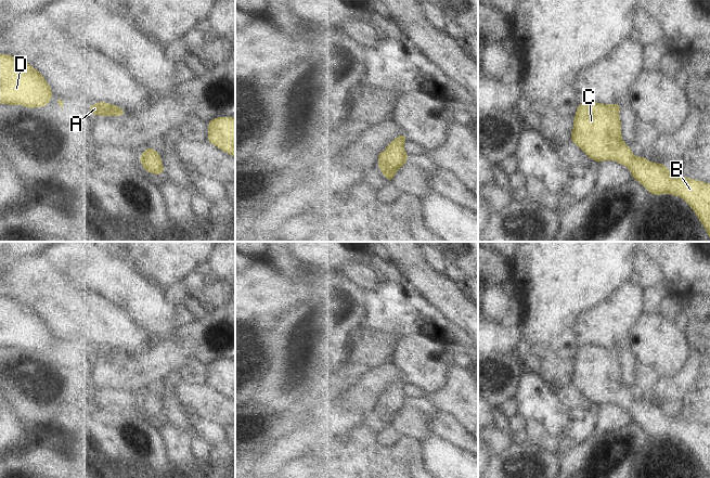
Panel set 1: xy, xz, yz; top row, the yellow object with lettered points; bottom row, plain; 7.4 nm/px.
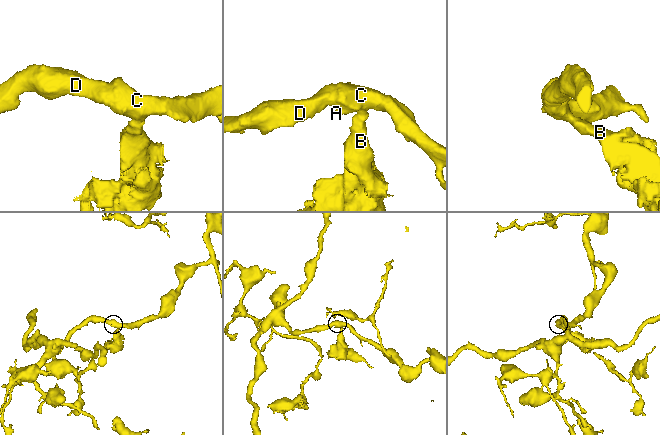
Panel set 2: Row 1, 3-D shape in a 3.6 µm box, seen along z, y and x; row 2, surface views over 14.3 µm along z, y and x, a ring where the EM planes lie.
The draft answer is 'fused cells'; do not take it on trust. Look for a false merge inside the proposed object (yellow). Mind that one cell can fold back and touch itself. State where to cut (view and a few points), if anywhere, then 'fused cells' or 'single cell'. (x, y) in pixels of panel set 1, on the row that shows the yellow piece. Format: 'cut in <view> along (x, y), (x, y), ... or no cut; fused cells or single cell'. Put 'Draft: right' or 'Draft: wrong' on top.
Draft: wrong
no cut; single cell

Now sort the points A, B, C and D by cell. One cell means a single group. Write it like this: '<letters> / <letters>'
A B C D

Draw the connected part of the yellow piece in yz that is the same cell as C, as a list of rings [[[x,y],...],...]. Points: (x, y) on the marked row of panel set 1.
[[[619,102],[612,105],[580,103],[570,135],[572,143],[597,164],[610,159],[624,165],[649,194],[668,193],[684,198],[710,237],[710,183],[682,177],[668,170],[667,165],[649,163],[643,156],[635,158],[622,141],[619,111]]]

